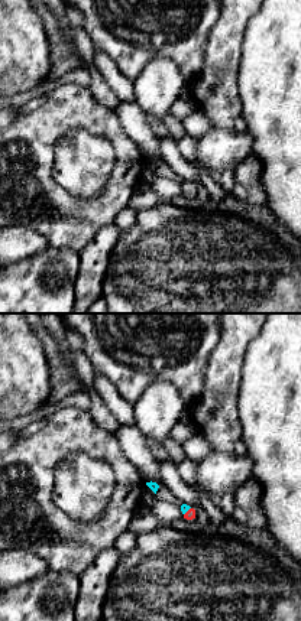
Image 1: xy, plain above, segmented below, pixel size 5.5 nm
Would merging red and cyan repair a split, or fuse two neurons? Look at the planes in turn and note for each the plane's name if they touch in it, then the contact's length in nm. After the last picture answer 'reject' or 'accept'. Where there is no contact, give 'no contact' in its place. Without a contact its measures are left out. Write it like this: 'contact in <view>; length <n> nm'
contact in xy; length 60 nm

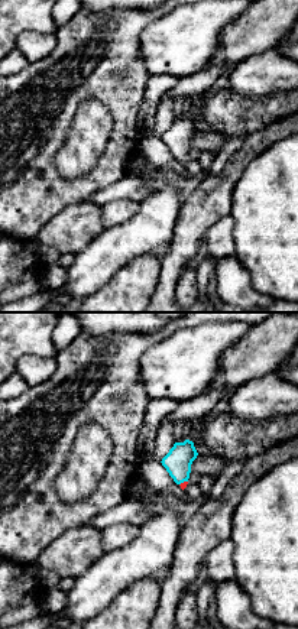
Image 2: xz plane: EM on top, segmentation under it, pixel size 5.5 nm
contact in xz; length 50 nm

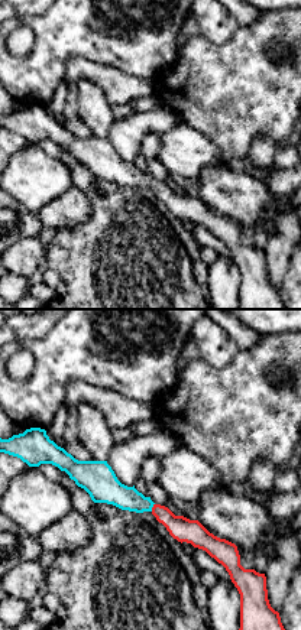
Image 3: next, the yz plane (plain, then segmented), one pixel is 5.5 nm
contact in yz; length 50 nm

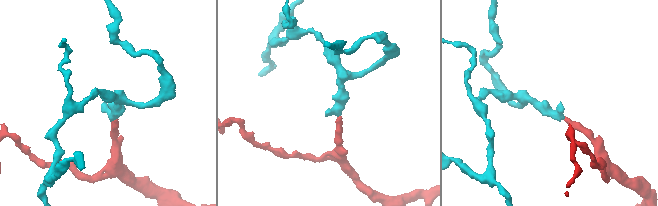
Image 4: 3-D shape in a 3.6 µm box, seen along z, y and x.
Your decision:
accept

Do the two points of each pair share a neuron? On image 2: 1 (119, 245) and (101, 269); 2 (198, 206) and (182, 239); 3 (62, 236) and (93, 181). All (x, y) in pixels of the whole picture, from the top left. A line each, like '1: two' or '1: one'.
1: one
2: one
3: two

